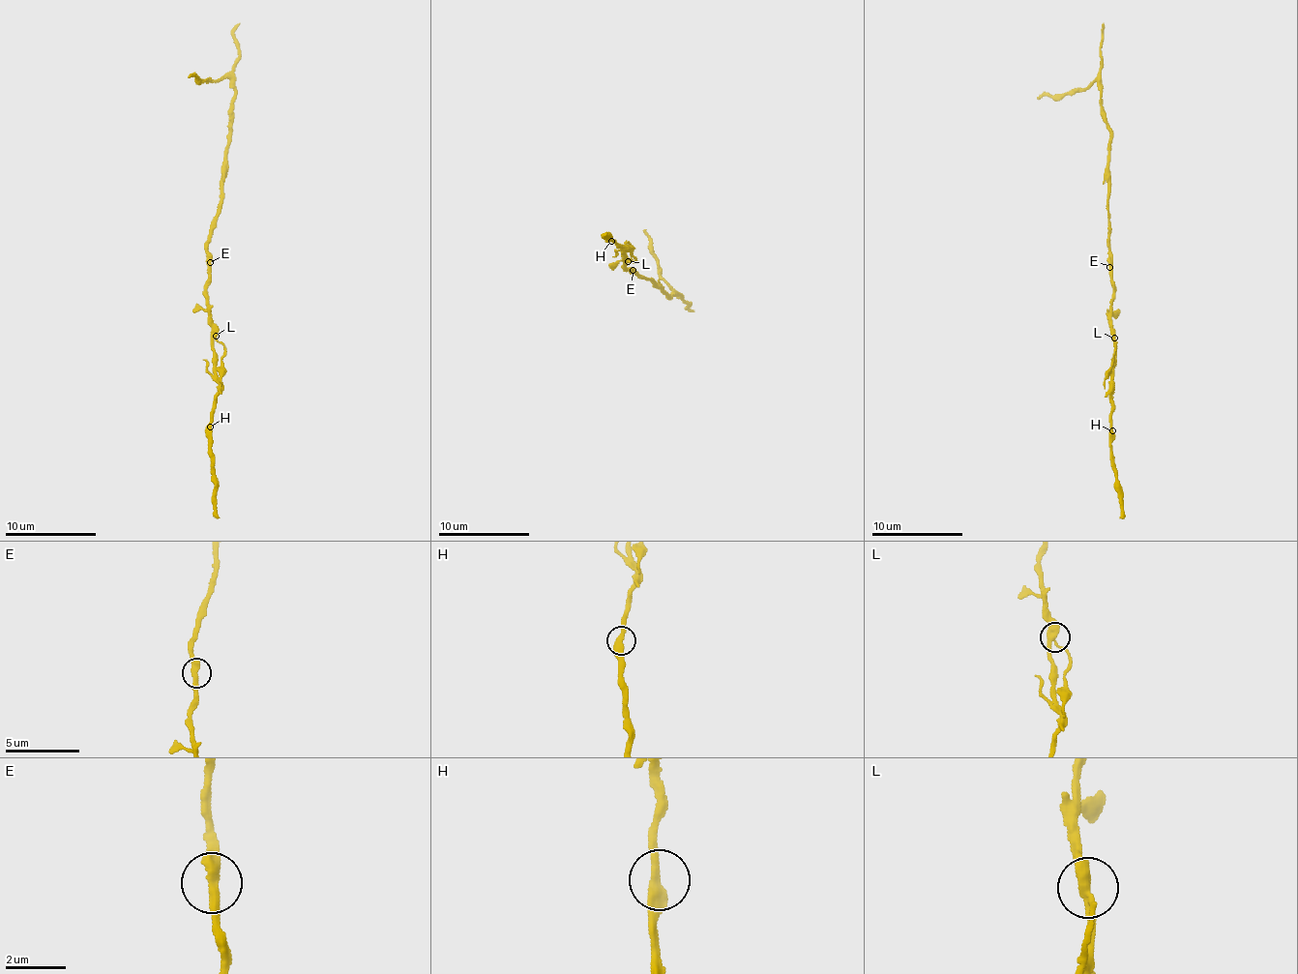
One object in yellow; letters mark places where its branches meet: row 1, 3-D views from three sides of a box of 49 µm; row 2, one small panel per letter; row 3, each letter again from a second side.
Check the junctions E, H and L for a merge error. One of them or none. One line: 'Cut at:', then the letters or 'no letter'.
Cut at: L

